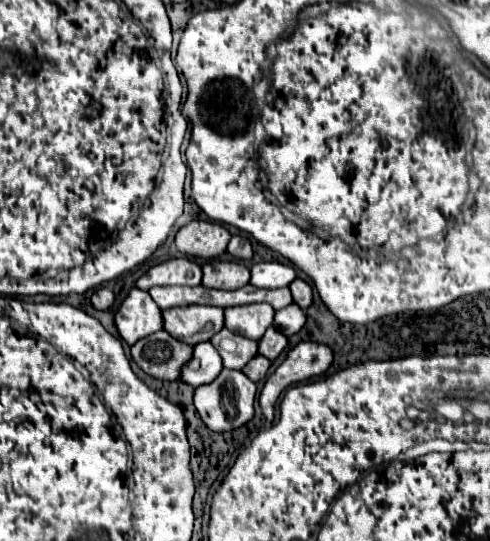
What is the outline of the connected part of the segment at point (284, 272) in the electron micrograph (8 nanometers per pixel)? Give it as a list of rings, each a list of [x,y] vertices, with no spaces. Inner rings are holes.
[[[256,263],[250,269],[250,285],[258,289],[278,289],[288,287],[296,279],[296,271],[282,263]]]

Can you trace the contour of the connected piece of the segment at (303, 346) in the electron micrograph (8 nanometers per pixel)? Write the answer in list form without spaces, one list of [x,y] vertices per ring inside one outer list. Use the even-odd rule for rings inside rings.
[[[300,341],[292,347],[280,367],[266,379],[260,391],[260,407],[268,421],[274,419],[274,403],[280,393],[300,381],[322,375],[332,363],[330,347],[314,341]]]

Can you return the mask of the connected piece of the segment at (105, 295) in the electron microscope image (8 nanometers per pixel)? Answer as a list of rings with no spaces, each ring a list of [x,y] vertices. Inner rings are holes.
[[[102,287],[102,289],[94,291],[94,295],[92,295],[92,305],[94,305],[94,309],[108,309],[112,303],[114,303],[114,293],[112,293],[112,289]]]

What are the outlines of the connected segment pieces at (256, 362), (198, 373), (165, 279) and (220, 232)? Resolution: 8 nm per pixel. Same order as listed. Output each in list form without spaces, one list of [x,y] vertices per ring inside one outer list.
[[[256,355],[254,359],[250,359],[250,363],[246,363],[246,367],[242,367],[242,373],[248,375],[254,383],[258,383],[260,379],[266,377],[268,367],[270,367],[270,361],[262,355]]]
[[[206,341],[194,347],[192,359],[180,371],[180,381],[190,387],[200,387],[218,377],[220,371],[222,371],[222,359],[218,357],[218,351]]]
[[[168,259],[160,265],[150,267],[138,281],[136,287],[148,291],[156,285],[200,285],[202,269],[192,259]]]
[[[190,221],[176,233],[174,245],[188,257],[214,259],[226,251],[228,241],[230,233],[220,223]]]

